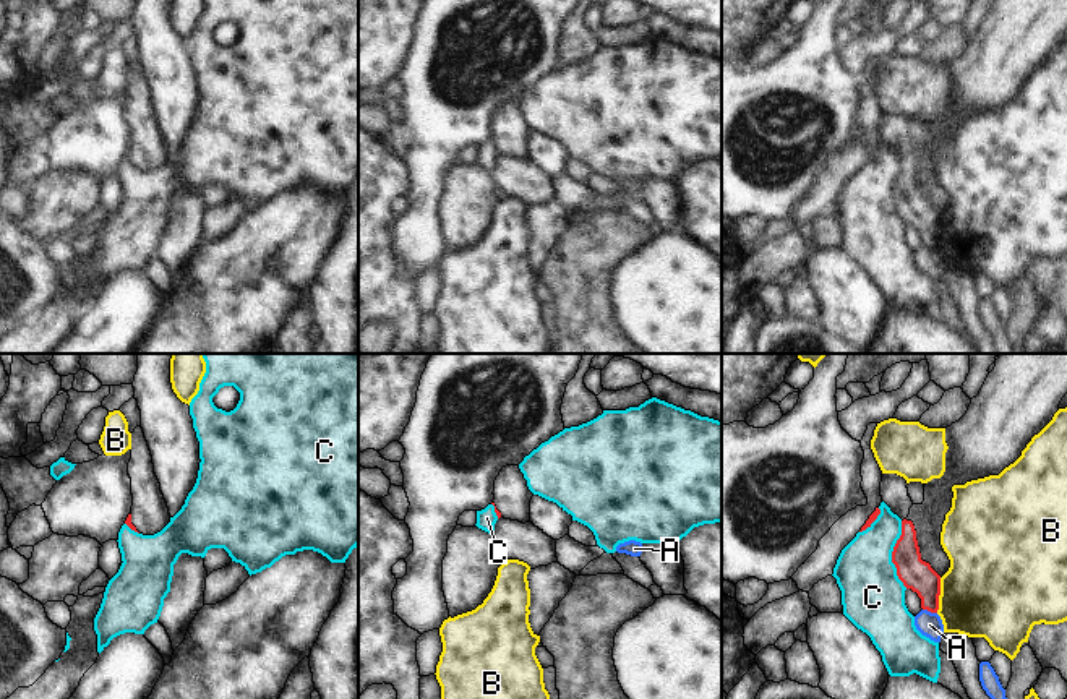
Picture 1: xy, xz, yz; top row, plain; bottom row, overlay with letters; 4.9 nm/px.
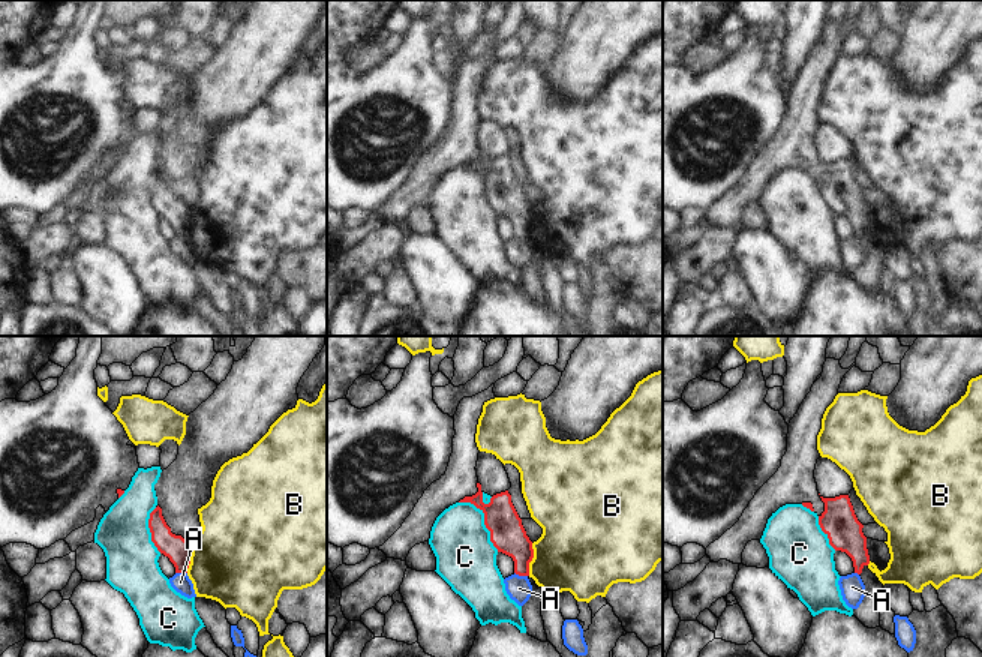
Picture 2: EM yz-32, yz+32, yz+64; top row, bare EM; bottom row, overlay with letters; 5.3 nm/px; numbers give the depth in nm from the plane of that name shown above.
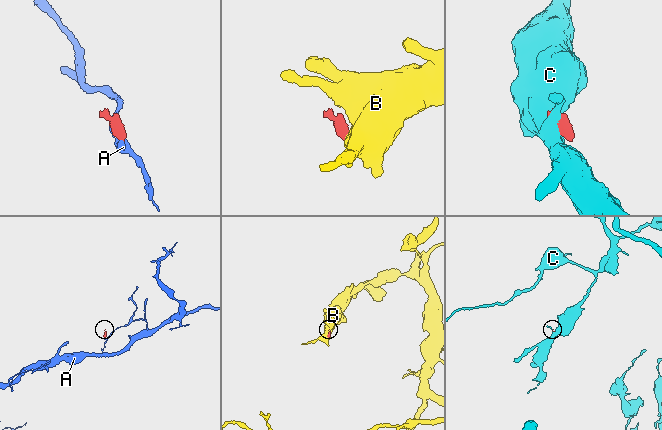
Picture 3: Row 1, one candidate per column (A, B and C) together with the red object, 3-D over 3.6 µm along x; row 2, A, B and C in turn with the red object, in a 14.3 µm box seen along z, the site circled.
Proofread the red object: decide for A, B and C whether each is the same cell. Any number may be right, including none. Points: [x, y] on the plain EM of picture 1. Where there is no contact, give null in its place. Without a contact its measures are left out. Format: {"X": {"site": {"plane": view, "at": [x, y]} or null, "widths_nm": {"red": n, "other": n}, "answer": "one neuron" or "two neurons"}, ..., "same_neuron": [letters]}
{"A": {"site": {"plane": "yz", "at": [929, 247]}, "widths_nm": {"red": 160, "other": 120}, "answer": "two neurons"}, "B": {"site": {"plane": "yz", "at": [939, 231]}, "widths_nm": {"red": 160, "other": 460}, "answer": "two neurons"}, "C": {"site": {"plane": "yz", "at": [892, 192]}, "widths_nm": {"red": 160, "other": 320}, "answer": "two neurons"}, "same_neuron": []}

